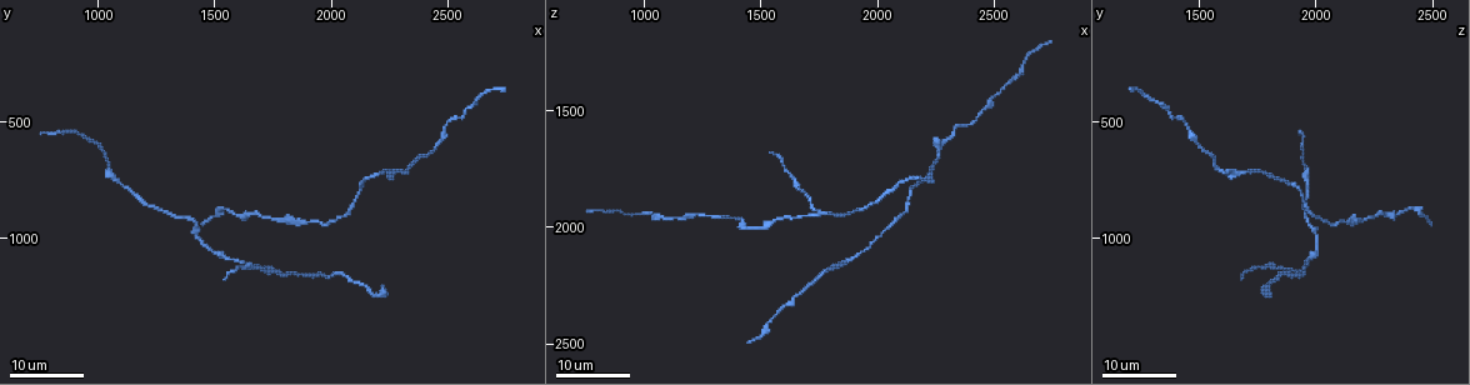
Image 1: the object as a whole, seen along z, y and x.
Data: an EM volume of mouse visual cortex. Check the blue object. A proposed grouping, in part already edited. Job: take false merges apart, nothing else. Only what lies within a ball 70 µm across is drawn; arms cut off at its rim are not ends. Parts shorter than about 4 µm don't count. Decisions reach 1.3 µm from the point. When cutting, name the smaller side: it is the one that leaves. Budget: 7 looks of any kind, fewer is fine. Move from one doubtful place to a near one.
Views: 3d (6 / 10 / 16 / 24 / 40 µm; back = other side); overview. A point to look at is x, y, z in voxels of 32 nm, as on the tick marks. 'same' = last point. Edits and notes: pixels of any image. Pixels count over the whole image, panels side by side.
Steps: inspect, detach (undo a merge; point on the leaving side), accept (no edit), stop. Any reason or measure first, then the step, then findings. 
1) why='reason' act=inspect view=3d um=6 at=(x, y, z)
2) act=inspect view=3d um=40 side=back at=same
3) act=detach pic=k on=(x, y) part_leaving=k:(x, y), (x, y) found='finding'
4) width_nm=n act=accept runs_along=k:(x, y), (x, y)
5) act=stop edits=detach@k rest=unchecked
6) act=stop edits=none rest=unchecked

act=inspect view=3d um=16 at=(2490, 540, 1450)

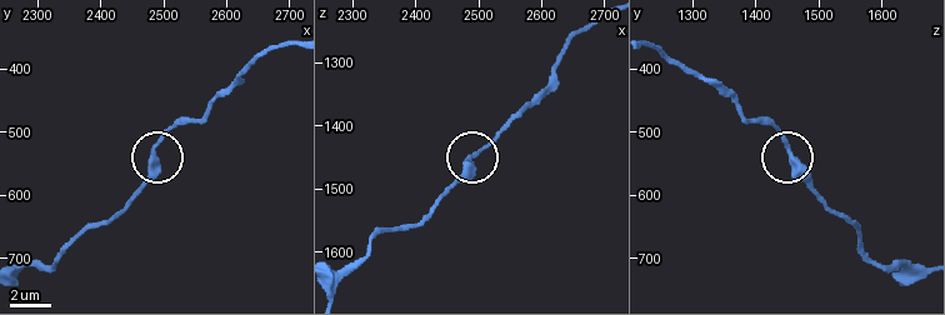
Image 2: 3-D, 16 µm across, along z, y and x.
act=inspect view=3d um=10 at=(2480, 535, 1455)

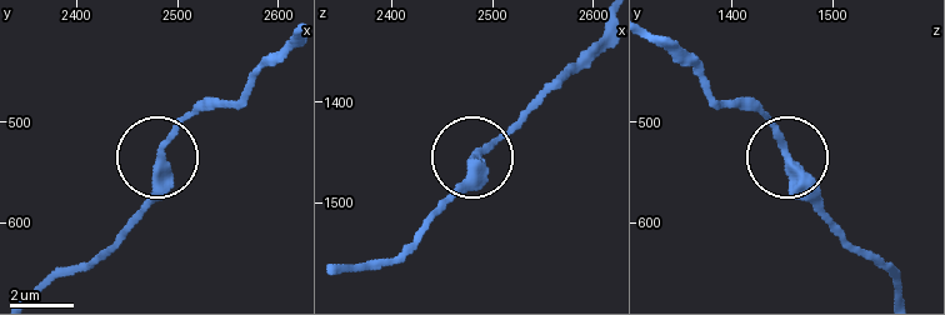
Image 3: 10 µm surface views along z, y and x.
width_nm=290 act=accept runs_along=3:(46, 289), (110, 249), (145, 200), (161, 144), (205, 98) found='continuous, no second neuron'

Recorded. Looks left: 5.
why='side arm on a straight run' act=inspect view=3d um=24 at=(1750, 1130, 1940)

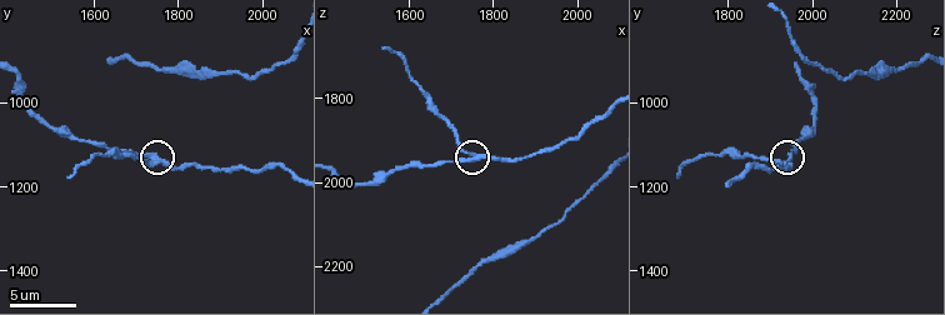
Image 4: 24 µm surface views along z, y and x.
act=inspect view=3d um=6 at=(1740, 1140, 1940)

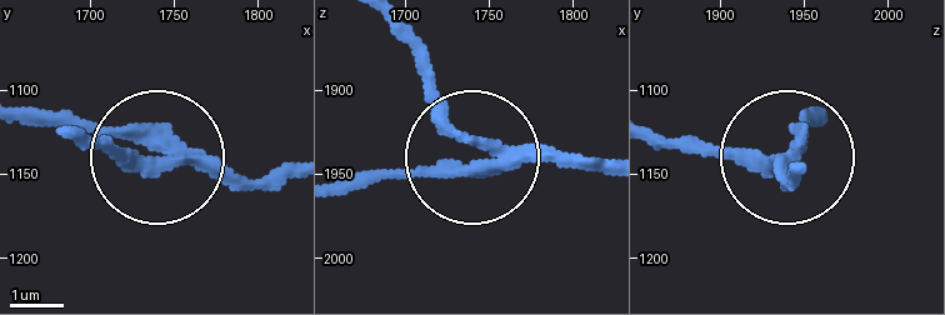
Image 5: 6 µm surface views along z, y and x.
why='other side' act=inspect view=3d um=6 side=back at=same

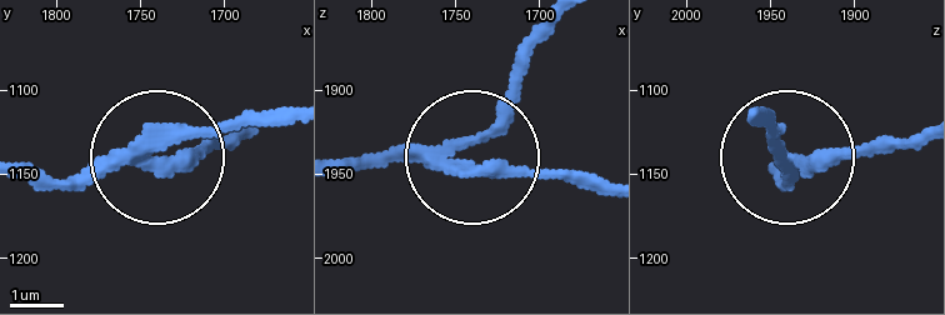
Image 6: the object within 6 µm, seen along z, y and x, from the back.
act=detach pic=6 on=(178, 158) part_leaving=6:(111, 163), (241, 140) found='two neurons meet here'

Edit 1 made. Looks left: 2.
act=stop edits=detach@6 rest=unchecked

